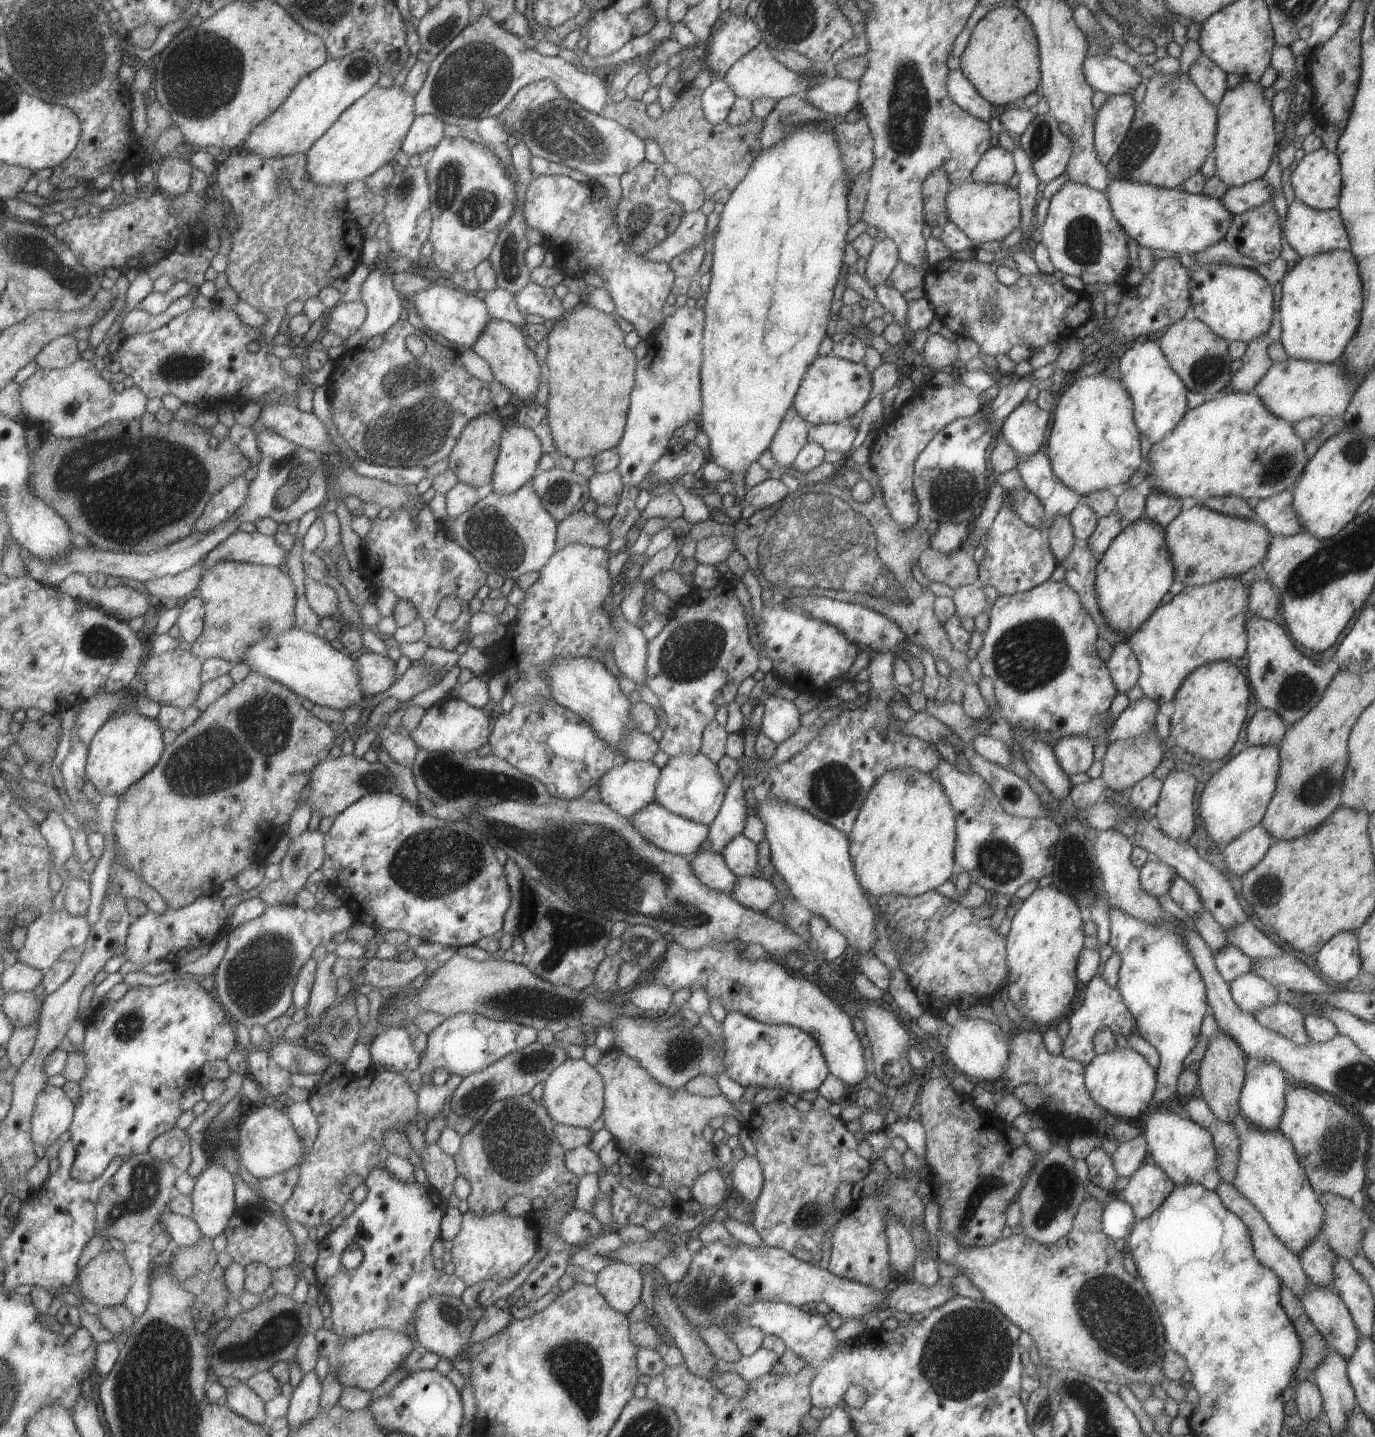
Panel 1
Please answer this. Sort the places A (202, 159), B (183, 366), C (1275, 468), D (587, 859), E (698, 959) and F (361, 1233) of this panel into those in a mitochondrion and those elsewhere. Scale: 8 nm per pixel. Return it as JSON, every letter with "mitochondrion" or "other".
{"A":"other","B":"mitochondrion","C":"mitochondrion","D":"mitochondrion","E":"other","F":"other"}

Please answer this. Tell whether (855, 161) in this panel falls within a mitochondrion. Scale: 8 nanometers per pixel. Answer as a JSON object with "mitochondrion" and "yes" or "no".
{"mitochondrion":"yes"}

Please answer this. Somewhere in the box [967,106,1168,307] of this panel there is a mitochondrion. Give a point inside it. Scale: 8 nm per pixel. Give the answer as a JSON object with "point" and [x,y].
{"point":[1083,241]}

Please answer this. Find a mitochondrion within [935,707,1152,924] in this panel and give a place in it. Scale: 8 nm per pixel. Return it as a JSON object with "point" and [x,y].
{"point":[1076,871]}

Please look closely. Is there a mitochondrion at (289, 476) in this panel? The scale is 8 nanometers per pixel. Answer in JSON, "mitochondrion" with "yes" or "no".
{"mitochondrion":"yes"}

